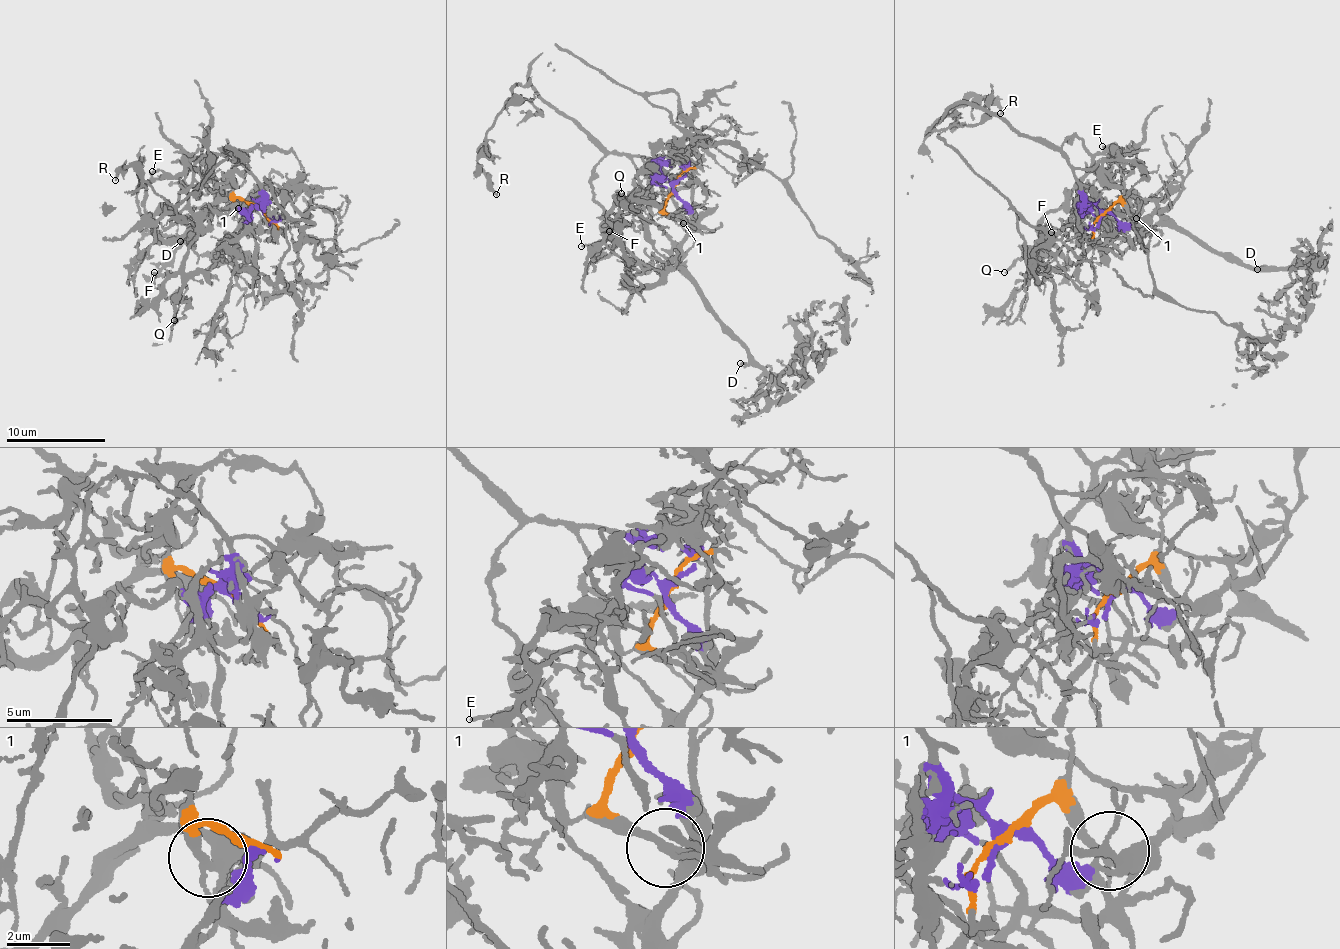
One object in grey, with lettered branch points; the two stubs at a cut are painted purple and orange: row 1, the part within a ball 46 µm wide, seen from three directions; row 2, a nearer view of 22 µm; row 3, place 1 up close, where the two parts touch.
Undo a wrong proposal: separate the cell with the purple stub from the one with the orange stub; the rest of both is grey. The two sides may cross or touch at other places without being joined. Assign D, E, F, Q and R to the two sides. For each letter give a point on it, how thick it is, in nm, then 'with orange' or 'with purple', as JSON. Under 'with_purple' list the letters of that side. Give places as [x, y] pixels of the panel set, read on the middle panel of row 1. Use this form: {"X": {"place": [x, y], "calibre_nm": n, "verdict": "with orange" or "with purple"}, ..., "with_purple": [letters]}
{"D": {"place": [740, 363], "calibre_nm": 190, "verdict": "with orange"}, "E": {"place": [581, 246], "calibre_nm": 180, "verdict": "with purple"}, "F": {"place": [609, 231], "calibre_nm": 180, "verdict": "with purple"}, "Q": {"place": [621, 193], "calibre_nm": 160, "verdict": "with purple"}, "R": {"place": [496, 194], "calibre_nm": 200, "verdict": "with purple"}, "with_purple": ["E", "F", "Q", "R"]}

